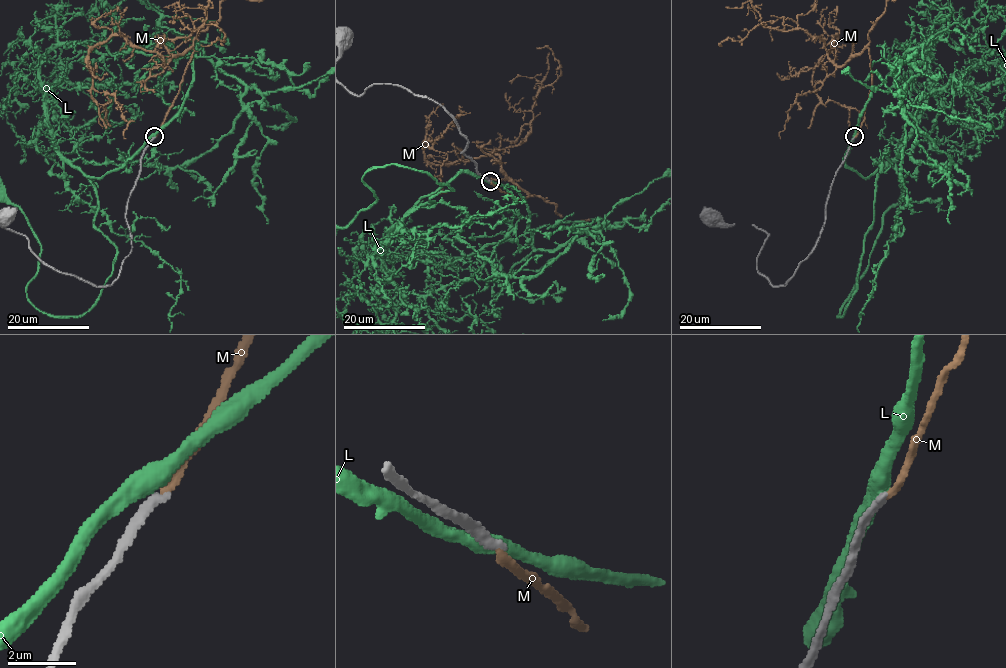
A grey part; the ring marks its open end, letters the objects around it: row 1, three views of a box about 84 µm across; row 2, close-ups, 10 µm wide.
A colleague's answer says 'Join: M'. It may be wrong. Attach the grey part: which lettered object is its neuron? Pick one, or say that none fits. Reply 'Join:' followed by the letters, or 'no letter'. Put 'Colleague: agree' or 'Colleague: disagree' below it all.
Join: no letter
Colleague: disagree

